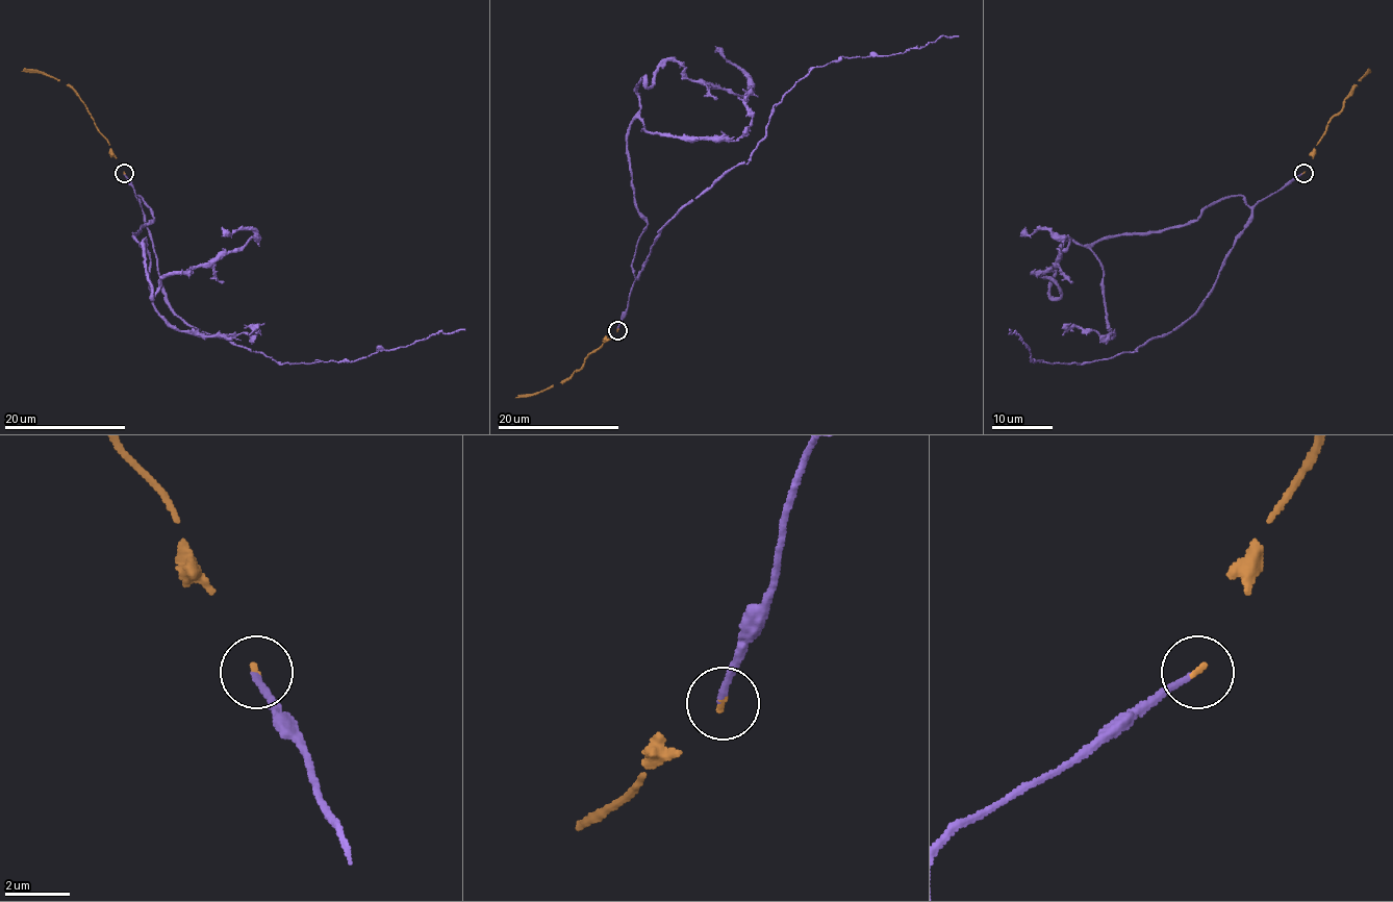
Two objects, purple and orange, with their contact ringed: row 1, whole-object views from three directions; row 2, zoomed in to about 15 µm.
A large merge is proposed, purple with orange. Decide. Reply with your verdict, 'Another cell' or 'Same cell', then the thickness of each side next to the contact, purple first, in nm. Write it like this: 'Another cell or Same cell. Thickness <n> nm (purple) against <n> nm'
Same cell. Thickness 170 nm (purple) against 140 nm

